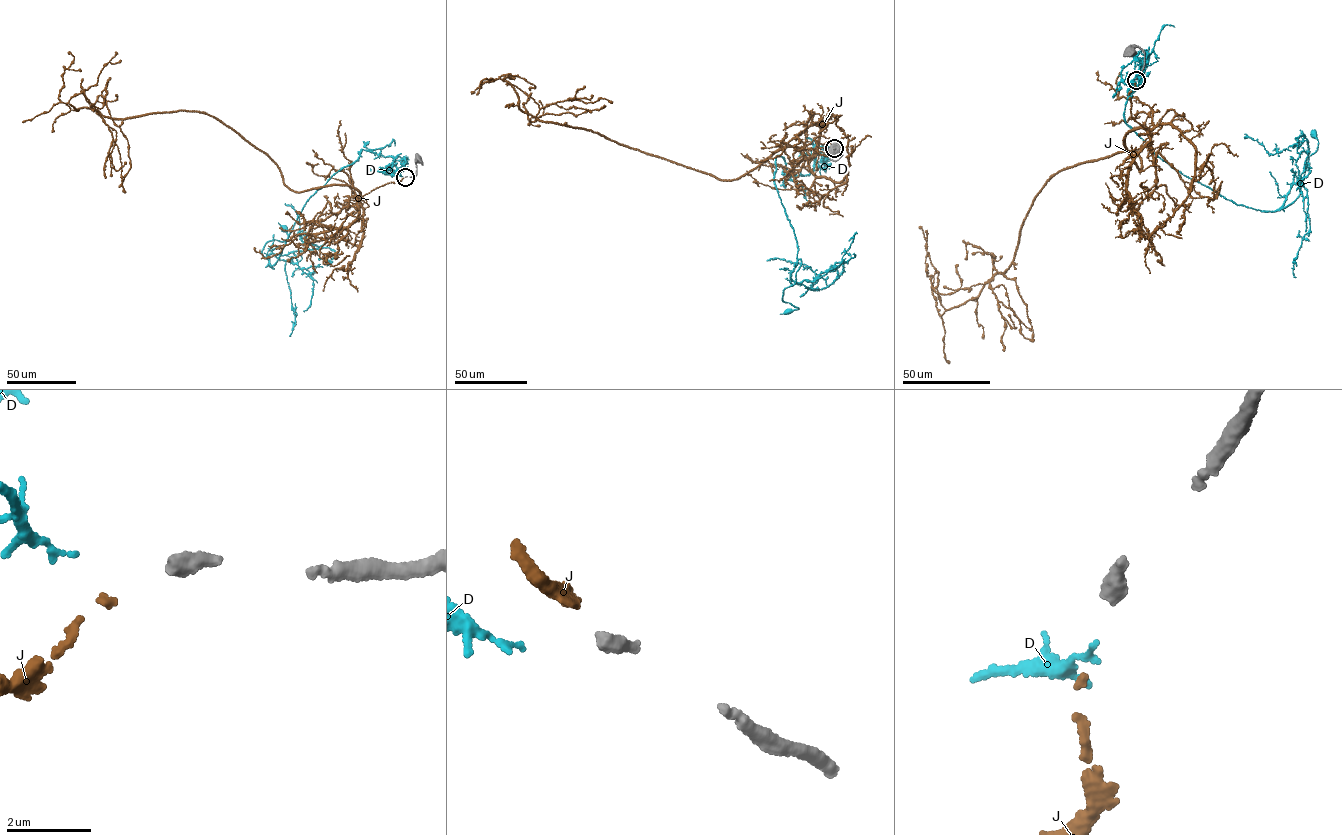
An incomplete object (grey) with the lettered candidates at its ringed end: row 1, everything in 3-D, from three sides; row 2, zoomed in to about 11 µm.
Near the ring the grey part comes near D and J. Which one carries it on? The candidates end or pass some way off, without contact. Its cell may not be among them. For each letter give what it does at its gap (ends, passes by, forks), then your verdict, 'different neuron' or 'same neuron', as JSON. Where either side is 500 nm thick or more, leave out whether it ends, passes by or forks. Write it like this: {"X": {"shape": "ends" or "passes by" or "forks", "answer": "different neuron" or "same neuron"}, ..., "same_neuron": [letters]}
{"D": {"shape": "ends", "answer": "different neuron"}, "J": {"shape": "ends", "answer": "same neuron"}, "same_neuron": ["J"]}

